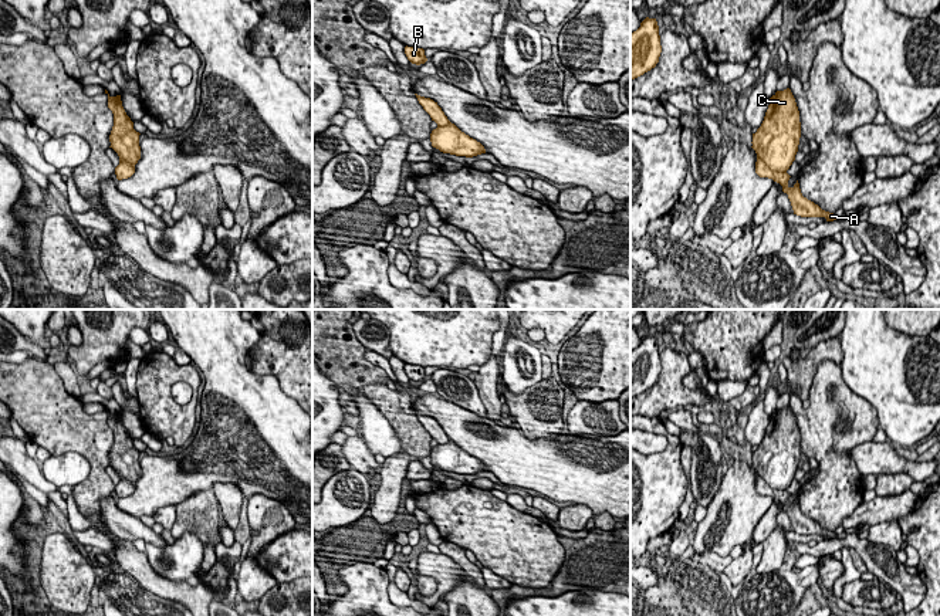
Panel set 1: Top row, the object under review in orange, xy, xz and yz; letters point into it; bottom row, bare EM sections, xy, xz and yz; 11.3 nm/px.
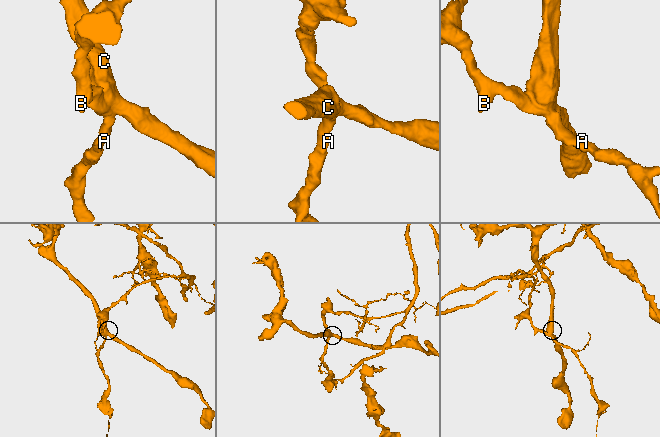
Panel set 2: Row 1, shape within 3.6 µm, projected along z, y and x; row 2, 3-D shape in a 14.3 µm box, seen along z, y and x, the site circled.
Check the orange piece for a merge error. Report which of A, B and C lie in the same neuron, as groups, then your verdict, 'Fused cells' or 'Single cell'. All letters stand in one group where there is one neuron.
Groups: A B C. Single cell

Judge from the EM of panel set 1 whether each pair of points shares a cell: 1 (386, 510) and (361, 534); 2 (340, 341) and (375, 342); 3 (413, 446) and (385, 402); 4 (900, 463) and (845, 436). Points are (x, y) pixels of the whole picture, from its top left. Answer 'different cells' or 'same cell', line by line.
1: different cells
2: different cells
3: same cell
4: different cells

